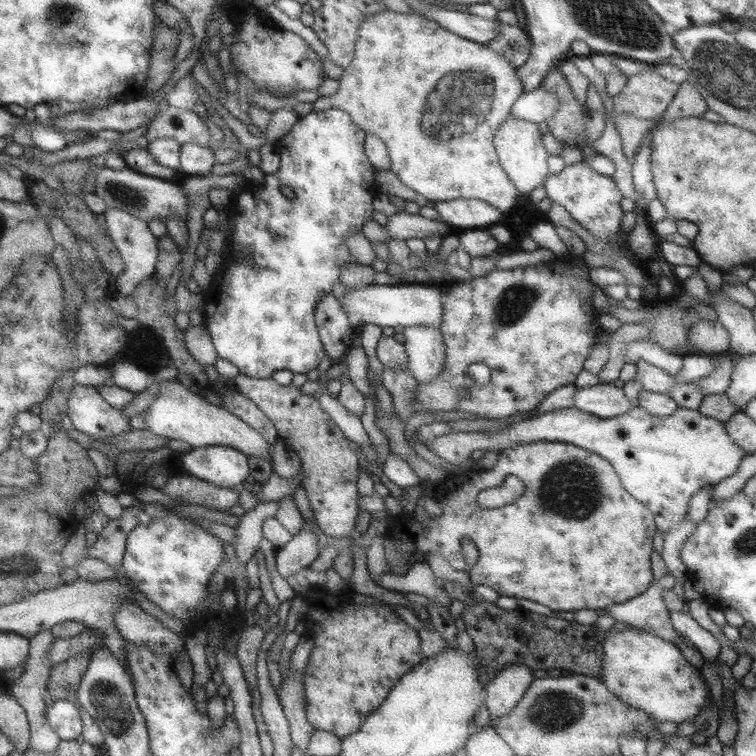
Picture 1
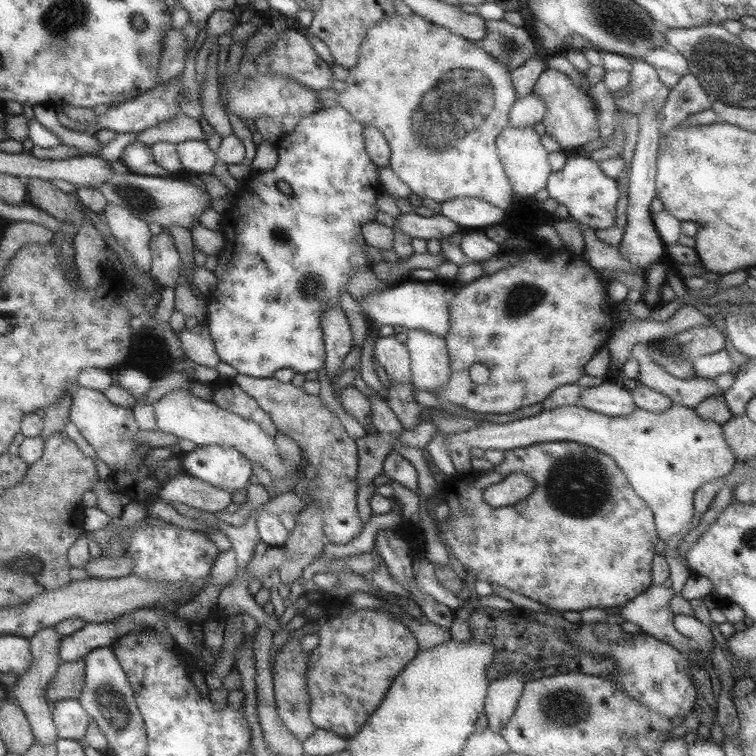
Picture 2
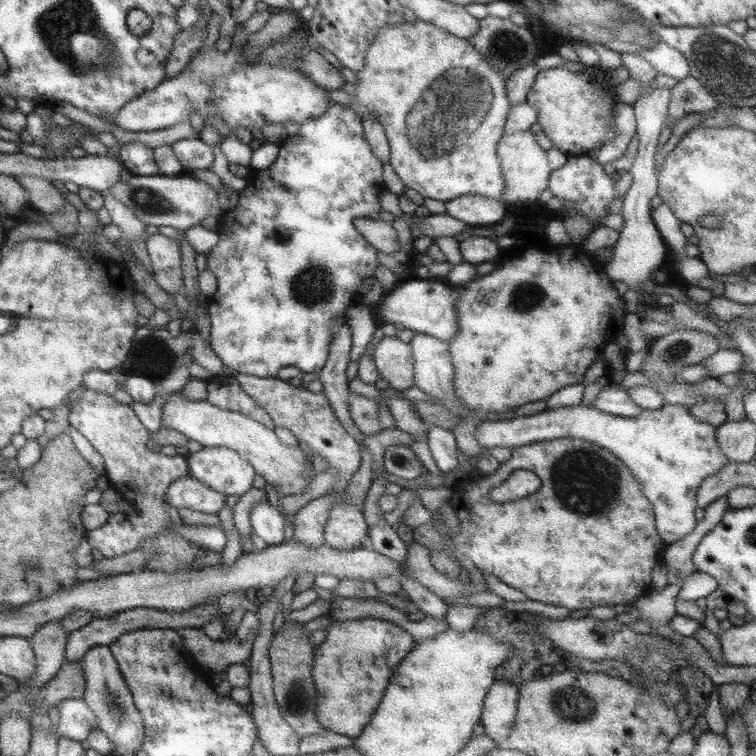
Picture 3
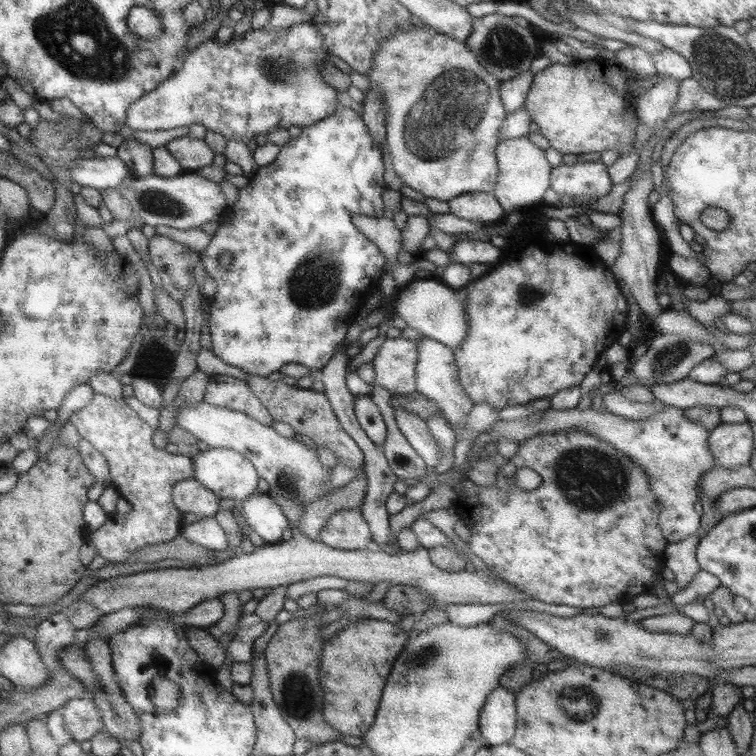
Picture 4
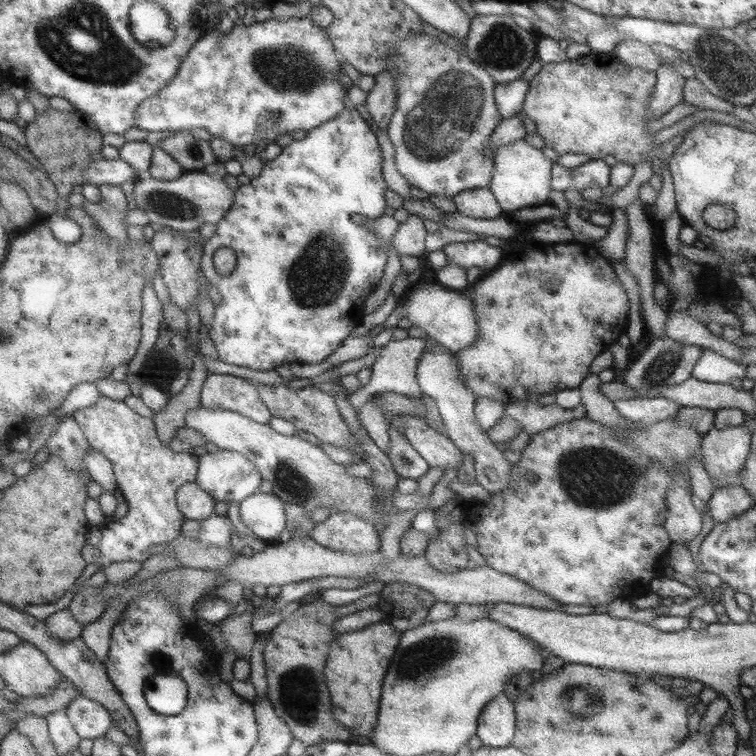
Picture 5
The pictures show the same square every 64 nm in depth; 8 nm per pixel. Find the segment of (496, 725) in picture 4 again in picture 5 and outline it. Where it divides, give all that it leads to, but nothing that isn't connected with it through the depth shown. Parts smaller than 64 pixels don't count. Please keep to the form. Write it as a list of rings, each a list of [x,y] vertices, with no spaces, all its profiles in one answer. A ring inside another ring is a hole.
[[[501,692],[479,714],[477,735],[483,746],[500,748],[511,745],[516,733],[514,702]]]

